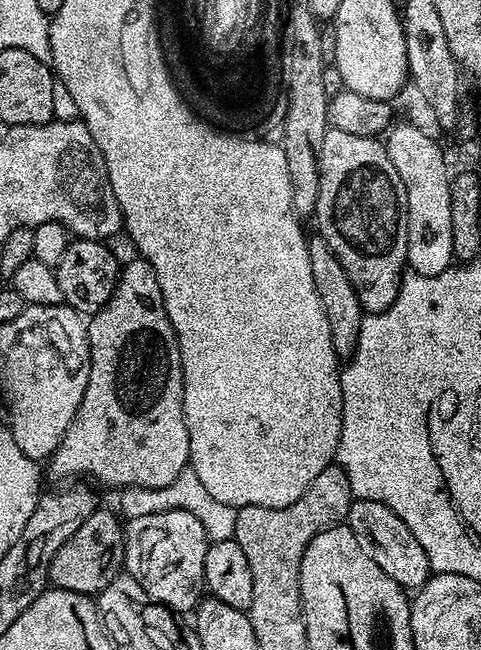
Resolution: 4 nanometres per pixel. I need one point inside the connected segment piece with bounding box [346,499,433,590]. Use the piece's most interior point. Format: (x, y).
(380, 532)

